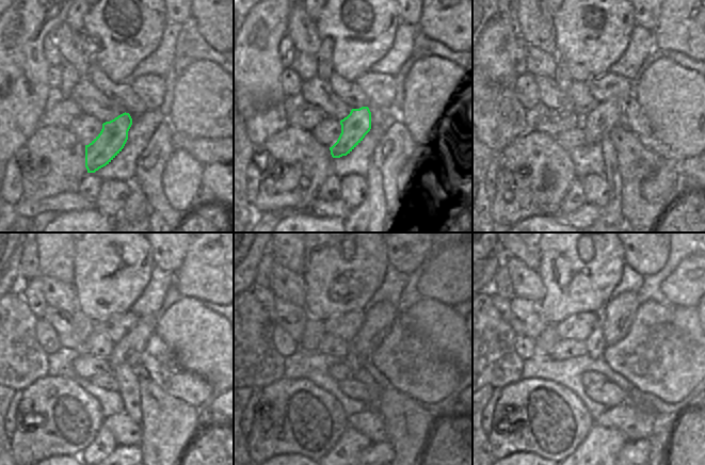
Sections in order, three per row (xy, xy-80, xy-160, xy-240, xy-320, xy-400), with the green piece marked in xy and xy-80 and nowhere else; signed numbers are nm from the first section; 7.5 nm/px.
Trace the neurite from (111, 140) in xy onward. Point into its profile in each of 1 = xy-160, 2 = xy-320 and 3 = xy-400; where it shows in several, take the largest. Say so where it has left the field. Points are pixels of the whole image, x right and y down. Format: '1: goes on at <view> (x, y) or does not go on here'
1: goes on at xy-160 (596, 126)
2: goes on at xy-320 (379, 319)
3: goes on at xy-400 (617, 317)

